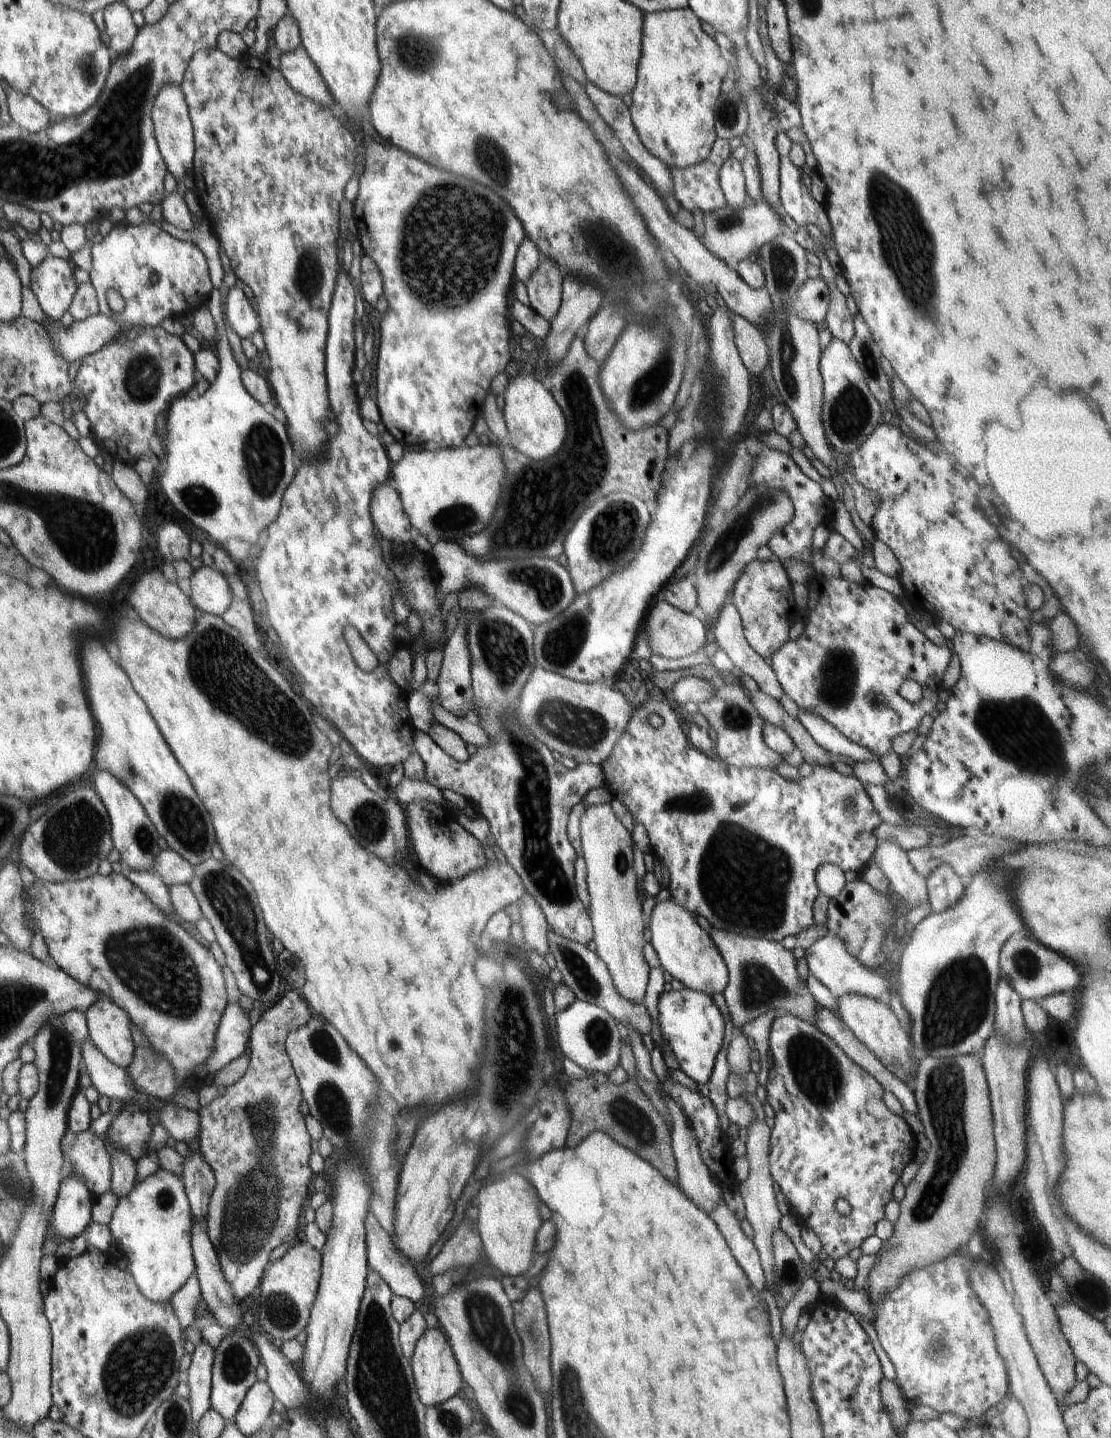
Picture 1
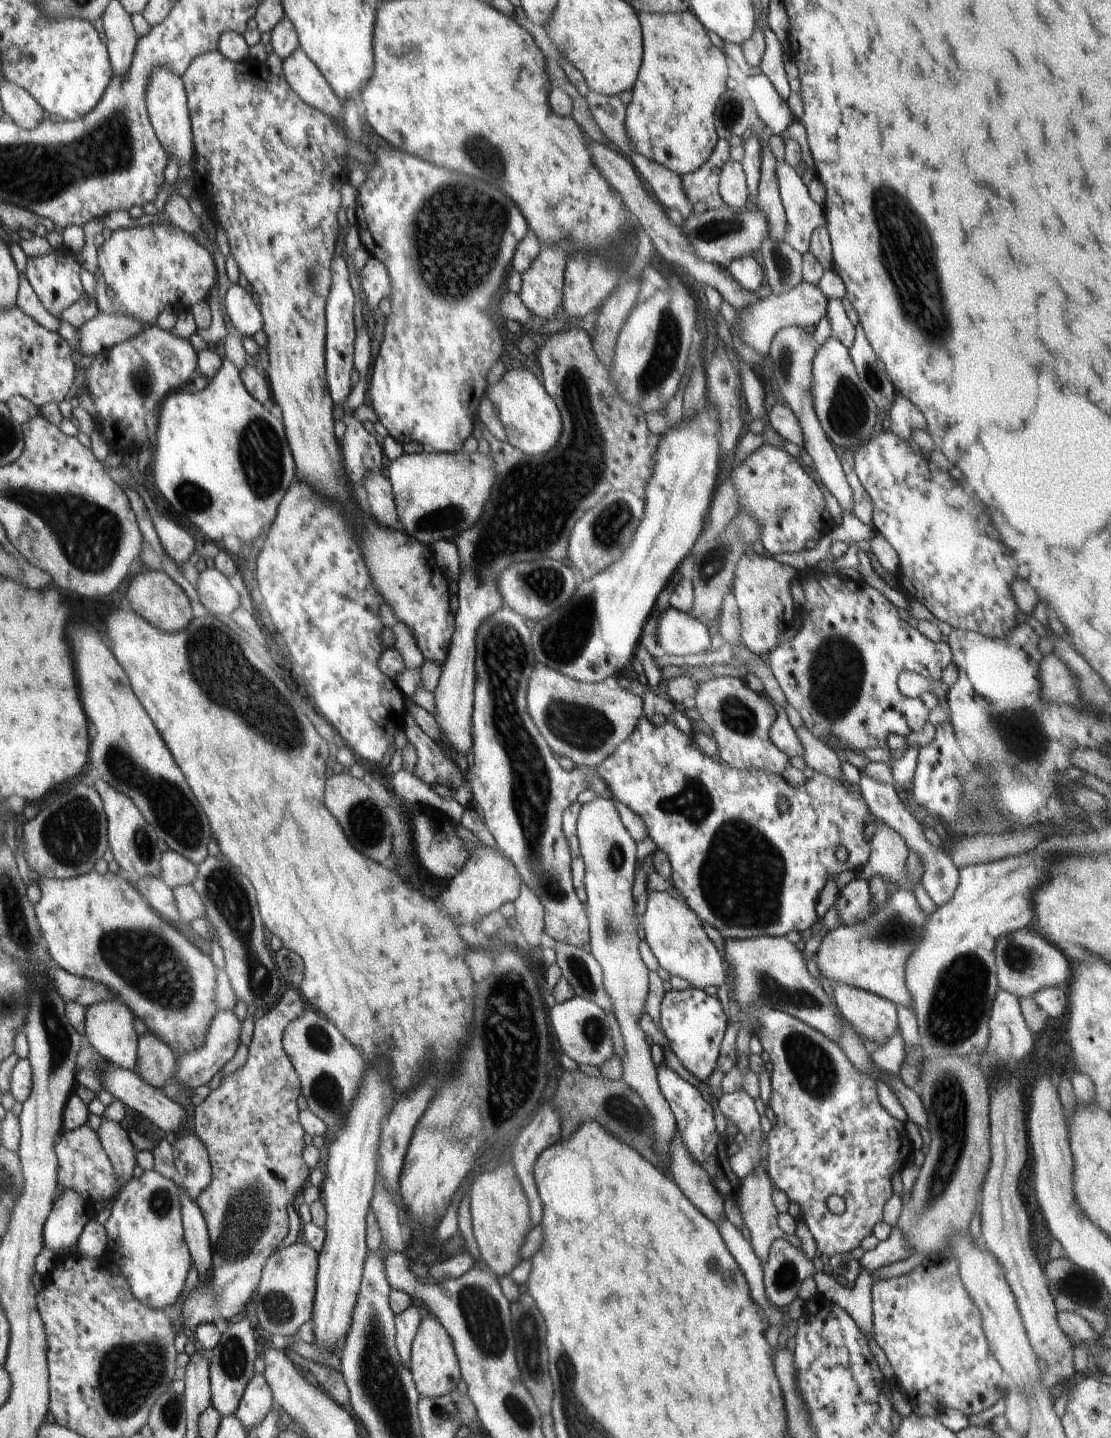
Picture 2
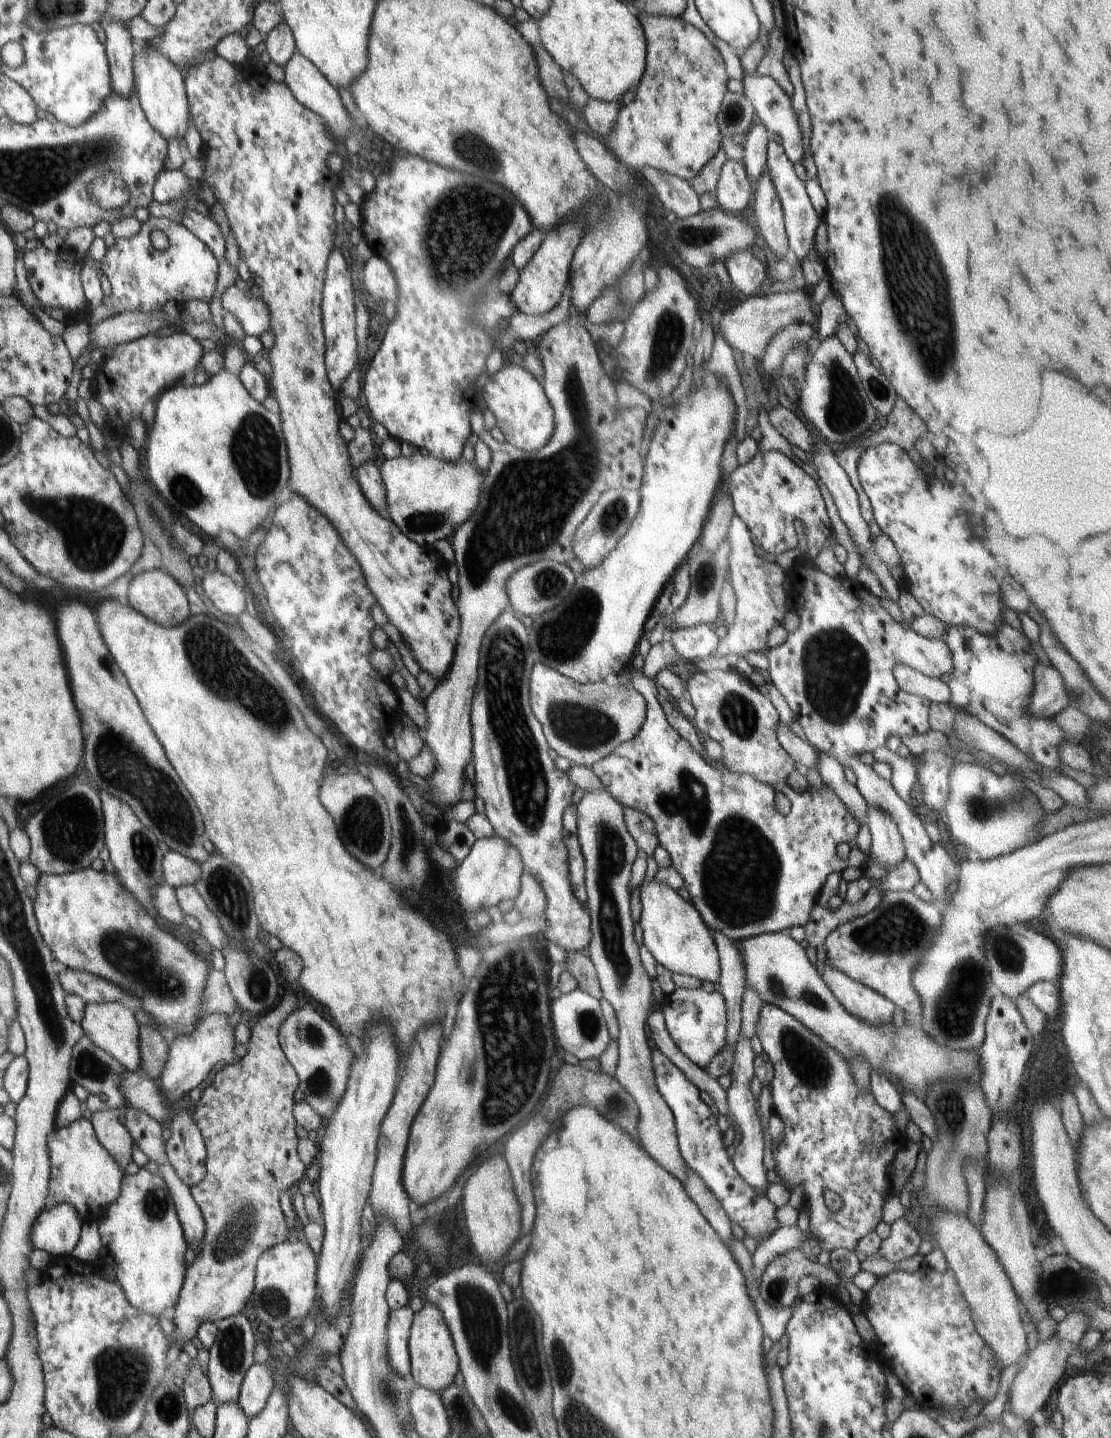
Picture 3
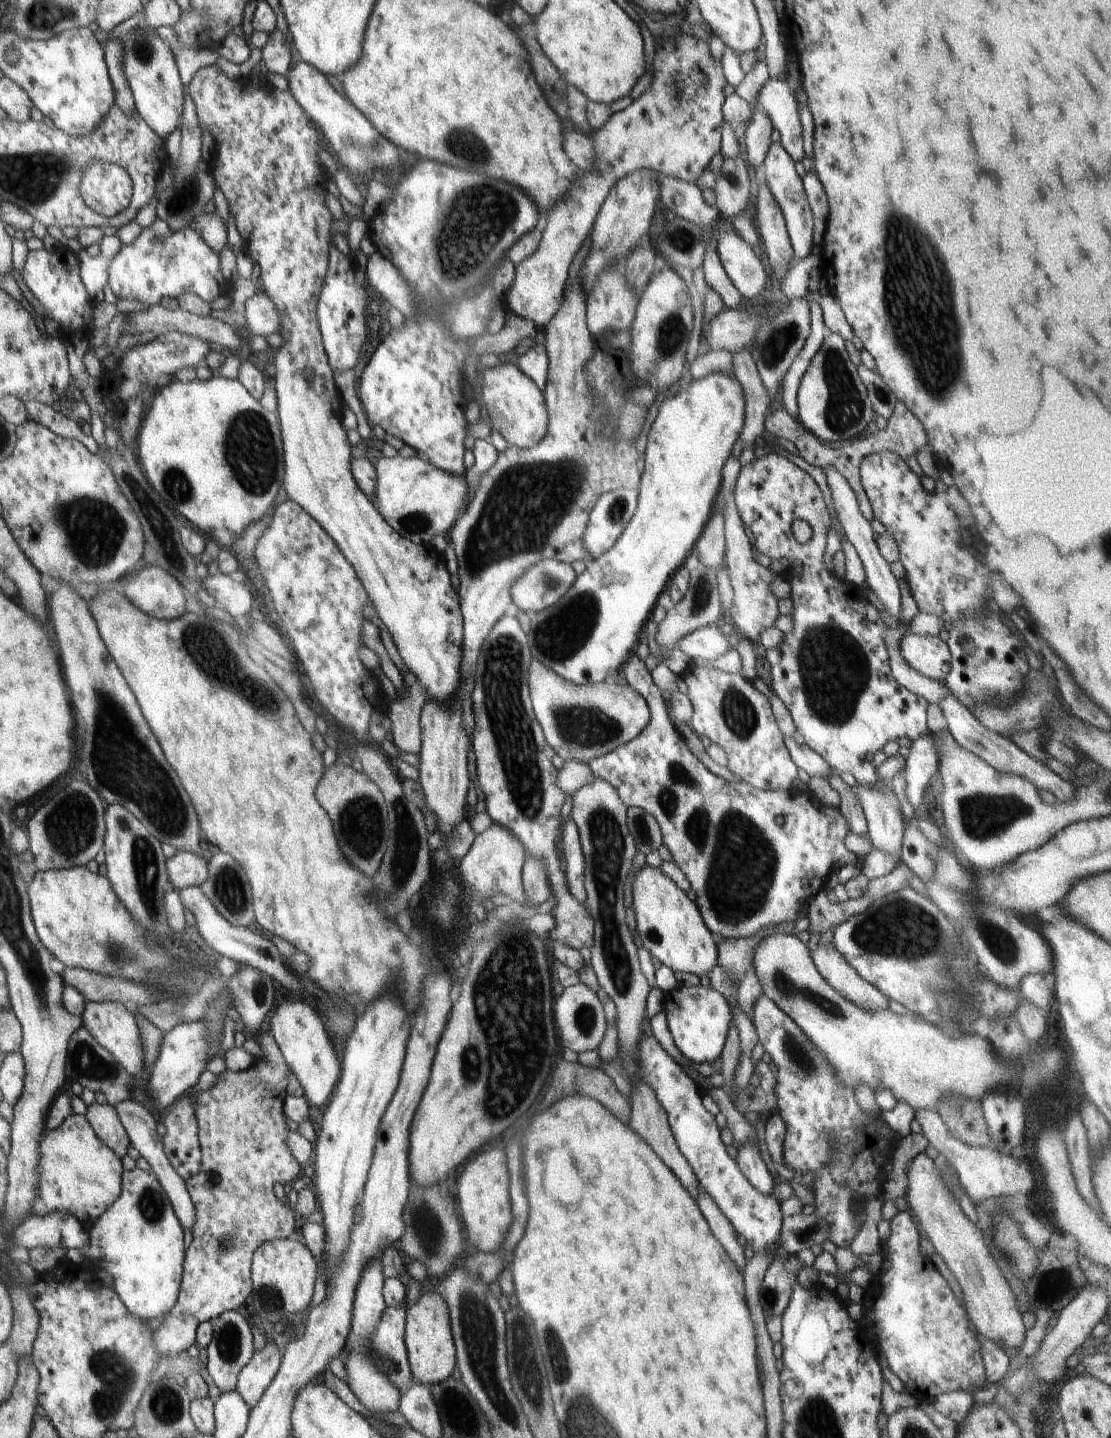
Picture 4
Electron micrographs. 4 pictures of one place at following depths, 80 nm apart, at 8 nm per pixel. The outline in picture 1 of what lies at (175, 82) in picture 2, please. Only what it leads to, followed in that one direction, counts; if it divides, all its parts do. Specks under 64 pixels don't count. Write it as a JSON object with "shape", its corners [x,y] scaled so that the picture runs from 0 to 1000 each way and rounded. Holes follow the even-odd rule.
{"shape":[[[148,59],[140,68],[136,79],[141,101],[144,107],[149,113],[150,118],[160,126],[166,122],[173,122],[175,115],[176,99],[174,88],[170,81],[170,75],[167,72],[164,62],[160,59]]]}

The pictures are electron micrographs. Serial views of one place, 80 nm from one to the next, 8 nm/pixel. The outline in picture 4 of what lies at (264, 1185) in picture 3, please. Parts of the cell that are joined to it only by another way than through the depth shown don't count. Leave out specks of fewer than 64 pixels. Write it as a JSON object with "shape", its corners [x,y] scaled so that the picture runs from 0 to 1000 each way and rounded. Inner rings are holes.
{"shape":[[[241,716],[234,717],[231,721],[236,733],[229,735],[223,744],[202,744],[194,750],[189,758],[176,761],[176,768],[178,779],[178,796],[180,796],[180,815],[166,821],[167,828],[175,837],[175,853],[169,859],[169,866],[166,873],[165,886],[159,907],[148,916],[148,919],[139,925],[139,935],[142,944],[155,943],[160,946],[165,939],[176,935],[178,922],[196,917],[198,914],[212,912],[223,905],[227,901],[227,875],[234,865],[249,862],[264,861],[266,847],[264,841],[248,833],[246,825],[250,822],[261,824],[271,818],[271,811],[261,802],[257,790],[261,787],[256,775],[256,764],[258,762],[259,743],[256,736]]]}

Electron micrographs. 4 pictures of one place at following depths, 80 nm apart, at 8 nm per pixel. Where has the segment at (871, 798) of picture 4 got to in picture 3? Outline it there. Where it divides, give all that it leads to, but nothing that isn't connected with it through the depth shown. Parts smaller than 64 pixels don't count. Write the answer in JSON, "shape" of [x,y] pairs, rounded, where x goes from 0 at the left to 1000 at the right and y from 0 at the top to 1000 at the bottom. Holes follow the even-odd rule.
{"shape":[[[781,561],[780,573],[784,579],[782,597],[798,606],[806,604],[815,597],[809,576],[802,567],[788,561]]]}

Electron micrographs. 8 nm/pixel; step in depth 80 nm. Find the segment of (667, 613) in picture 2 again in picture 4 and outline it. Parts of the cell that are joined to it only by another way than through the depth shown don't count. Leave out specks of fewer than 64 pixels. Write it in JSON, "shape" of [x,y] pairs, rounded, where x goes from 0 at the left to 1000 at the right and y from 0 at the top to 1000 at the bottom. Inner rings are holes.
{"shape":[[[635,435],[625,439],[617,440],[609,446],[609,451],[617,456],[621,456],[623,460],[627,457],[634,459],[646,458],[657,452],[657,446],[647,437],[647,435]]]}

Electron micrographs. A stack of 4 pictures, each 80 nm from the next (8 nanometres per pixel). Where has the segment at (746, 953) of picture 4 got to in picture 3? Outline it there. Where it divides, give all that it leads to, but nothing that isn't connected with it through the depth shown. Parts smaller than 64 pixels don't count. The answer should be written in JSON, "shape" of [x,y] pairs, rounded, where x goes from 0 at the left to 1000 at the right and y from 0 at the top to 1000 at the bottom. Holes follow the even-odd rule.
{"shape":[[[640,647],[646,661],[648,682],[645,688],[650,691],[654,701],[653,727],[662,728],[667,717],[667,698],[671,687],[671,672],[662,654],[649,648]]]}

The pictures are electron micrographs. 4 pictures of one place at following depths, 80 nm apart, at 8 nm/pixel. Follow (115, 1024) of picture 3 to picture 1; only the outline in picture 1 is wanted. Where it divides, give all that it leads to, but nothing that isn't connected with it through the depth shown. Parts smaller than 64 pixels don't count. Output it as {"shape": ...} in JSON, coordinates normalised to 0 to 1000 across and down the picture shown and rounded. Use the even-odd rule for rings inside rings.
{"shape":[[[90,693],[77,702],[80,723],[99,739],[113,743],[122,728],[119,725],[117,707],[103,696]]]}

